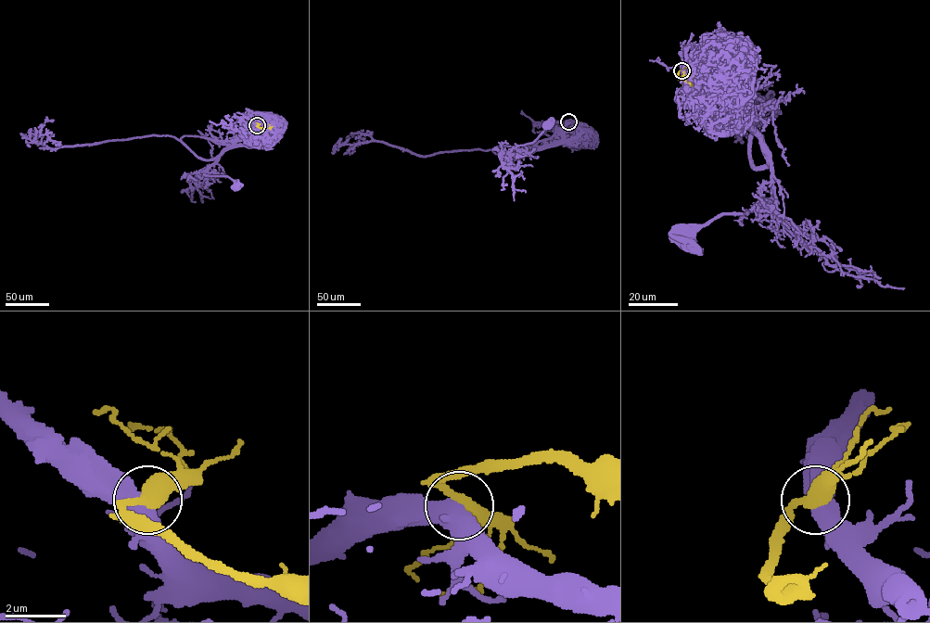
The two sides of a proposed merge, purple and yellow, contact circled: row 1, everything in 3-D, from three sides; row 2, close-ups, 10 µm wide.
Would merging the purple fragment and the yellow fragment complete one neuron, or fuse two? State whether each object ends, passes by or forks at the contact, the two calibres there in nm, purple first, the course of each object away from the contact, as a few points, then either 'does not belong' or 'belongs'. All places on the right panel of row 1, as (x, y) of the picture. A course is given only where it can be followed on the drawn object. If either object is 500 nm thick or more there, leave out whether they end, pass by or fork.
550 nm thick on the purple side, 460 nm on the other; purple runs (681, 70), (708, 88), (708, 109), (751, 129), (771, 167), (761, 198), (747, 212), (721, 213), (690, 242); yellow runs (681, 70), (678, 77), (694, 73), (707, 62), (706, 69); does not belong

